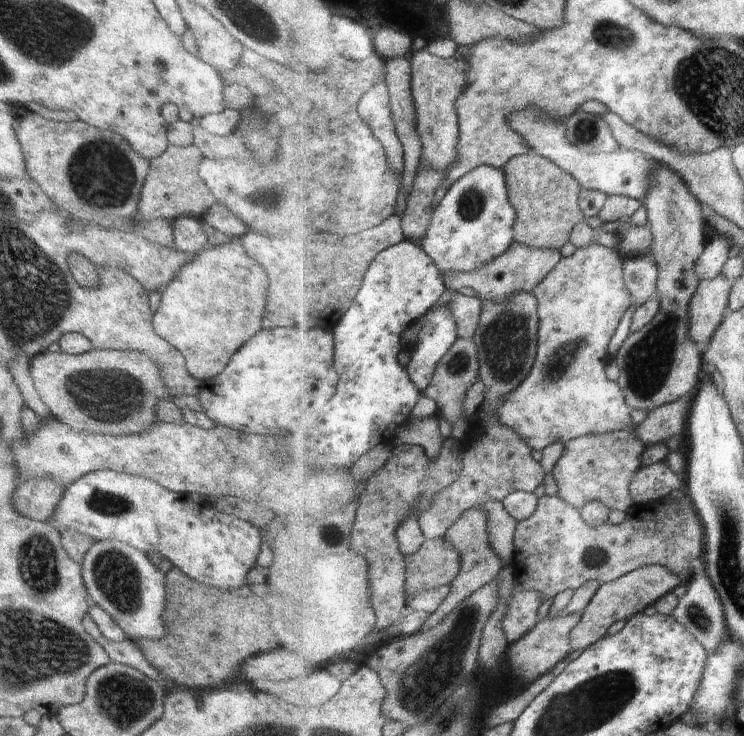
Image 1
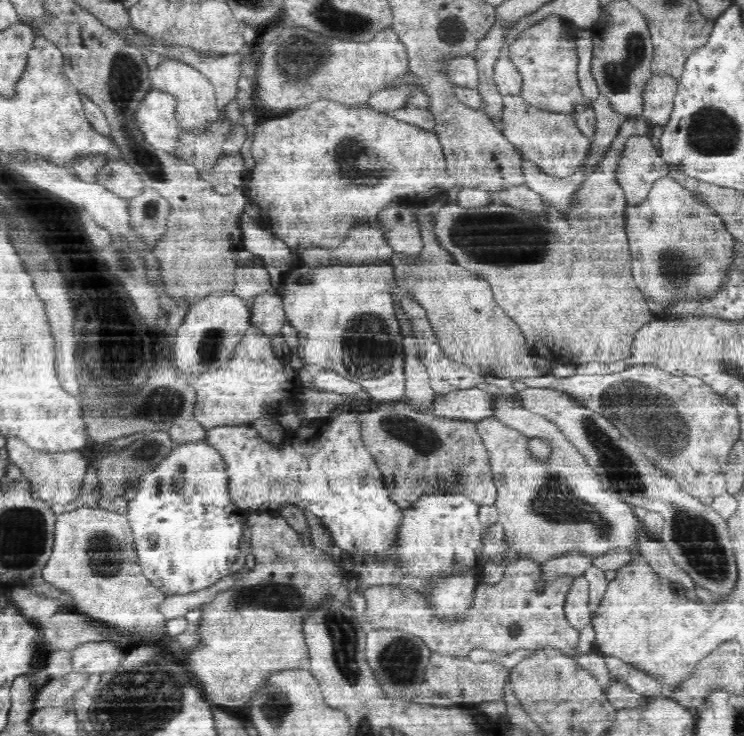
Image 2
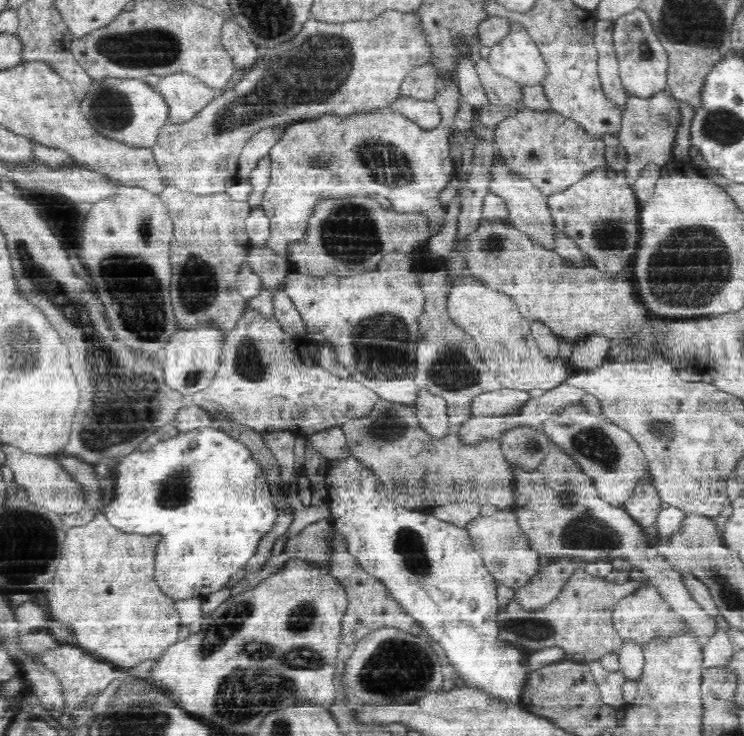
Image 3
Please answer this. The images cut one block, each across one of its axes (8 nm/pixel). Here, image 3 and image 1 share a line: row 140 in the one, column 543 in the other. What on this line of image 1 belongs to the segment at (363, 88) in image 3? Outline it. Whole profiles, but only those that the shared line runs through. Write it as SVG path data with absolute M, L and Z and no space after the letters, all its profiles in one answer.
M536 152L515 156L504 170L512 205L518 210L516 242L535 248L564 248L574 227L586 220L581 208L581 182L556 161Z

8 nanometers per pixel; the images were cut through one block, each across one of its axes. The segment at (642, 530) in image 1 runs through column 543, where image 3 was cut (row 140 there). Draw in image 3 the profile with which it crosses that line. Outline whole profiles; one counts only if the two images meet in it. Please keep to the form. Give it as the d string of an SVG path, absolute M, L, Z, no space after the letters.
M524 108L500 122L495 129L495 139L509 172L527 180L546 199L568 190L594 170L608 168L604 141L594 140L577 122L556 112Z

